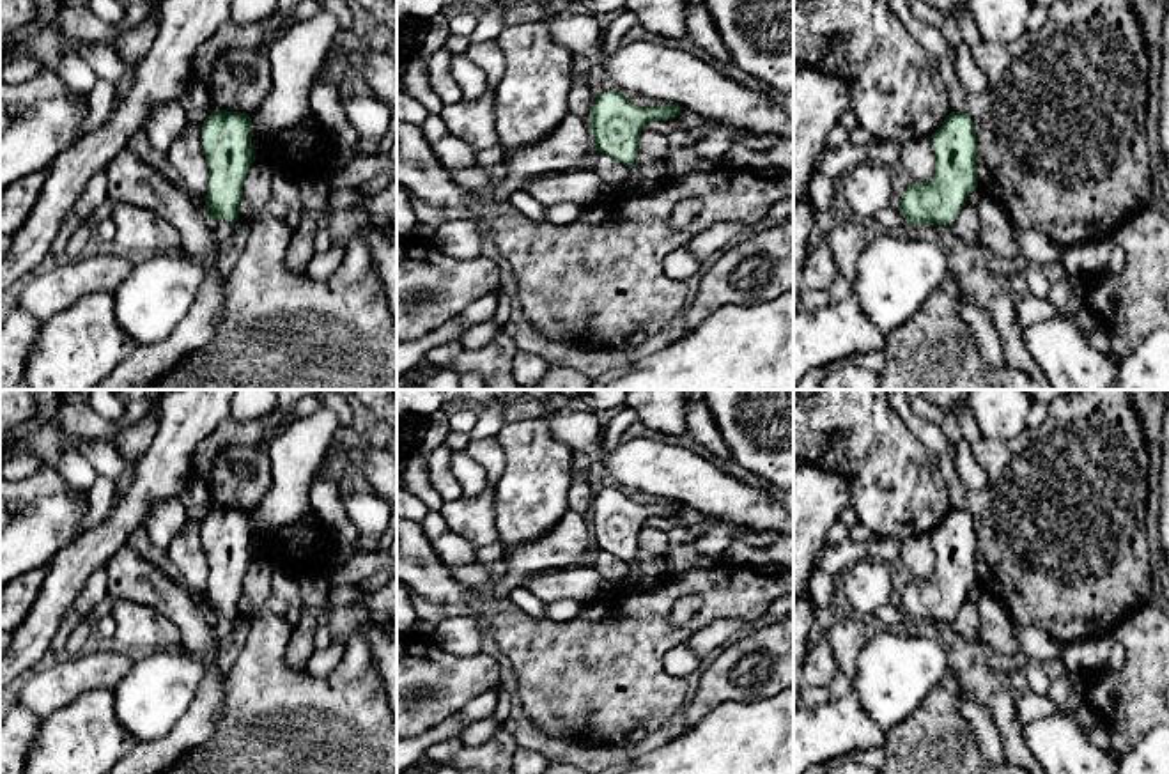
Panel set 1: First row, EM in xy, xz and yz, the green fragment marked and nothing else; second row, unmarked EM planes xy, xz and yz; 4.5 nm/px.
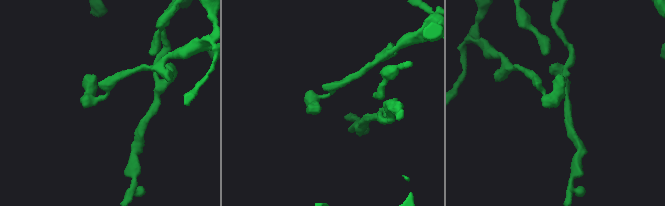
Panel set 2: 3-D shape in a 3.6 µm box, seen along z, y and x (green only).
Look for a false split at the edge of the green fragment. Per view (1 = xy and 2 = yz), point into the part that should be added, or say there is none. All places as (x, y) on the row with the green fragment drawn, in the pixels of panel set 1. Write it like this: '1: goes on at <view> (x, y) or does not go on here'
1: does not go on here
2: does not go on here

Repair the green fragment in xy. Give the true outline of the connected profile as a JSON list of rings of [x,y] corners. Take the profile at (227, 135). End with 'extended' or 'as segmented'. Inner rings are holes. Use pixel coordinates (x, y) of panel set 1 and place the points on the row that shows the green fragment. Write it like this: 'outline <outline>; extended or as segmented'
outline [[[213,110],[200,128],[209,168],[205,213],[213,220],[236,223],[243,182],[255,159],[250,115]]]; as segmented

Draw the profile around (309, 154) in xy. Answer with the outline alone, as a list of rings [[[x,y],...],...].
[[[315,113],[296,126],[298,135],[290,128],[266,136],[253,143],[253,156],[264,158],[275,168],[294,174],[299,181],[305,177],[322,177],[322,174],[337,165],[337,152],[331,136],[321,128]]]

